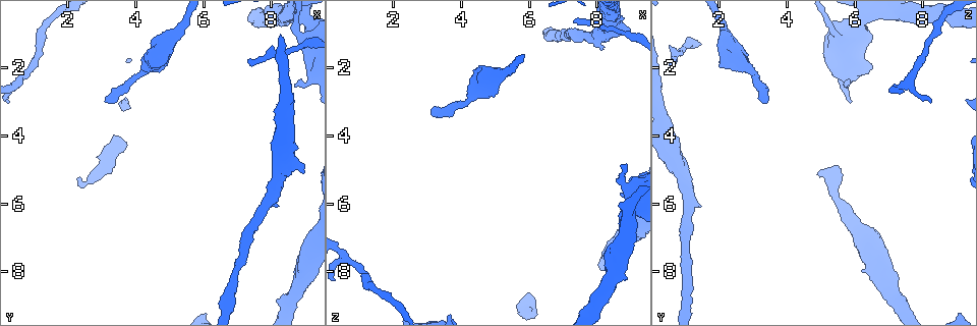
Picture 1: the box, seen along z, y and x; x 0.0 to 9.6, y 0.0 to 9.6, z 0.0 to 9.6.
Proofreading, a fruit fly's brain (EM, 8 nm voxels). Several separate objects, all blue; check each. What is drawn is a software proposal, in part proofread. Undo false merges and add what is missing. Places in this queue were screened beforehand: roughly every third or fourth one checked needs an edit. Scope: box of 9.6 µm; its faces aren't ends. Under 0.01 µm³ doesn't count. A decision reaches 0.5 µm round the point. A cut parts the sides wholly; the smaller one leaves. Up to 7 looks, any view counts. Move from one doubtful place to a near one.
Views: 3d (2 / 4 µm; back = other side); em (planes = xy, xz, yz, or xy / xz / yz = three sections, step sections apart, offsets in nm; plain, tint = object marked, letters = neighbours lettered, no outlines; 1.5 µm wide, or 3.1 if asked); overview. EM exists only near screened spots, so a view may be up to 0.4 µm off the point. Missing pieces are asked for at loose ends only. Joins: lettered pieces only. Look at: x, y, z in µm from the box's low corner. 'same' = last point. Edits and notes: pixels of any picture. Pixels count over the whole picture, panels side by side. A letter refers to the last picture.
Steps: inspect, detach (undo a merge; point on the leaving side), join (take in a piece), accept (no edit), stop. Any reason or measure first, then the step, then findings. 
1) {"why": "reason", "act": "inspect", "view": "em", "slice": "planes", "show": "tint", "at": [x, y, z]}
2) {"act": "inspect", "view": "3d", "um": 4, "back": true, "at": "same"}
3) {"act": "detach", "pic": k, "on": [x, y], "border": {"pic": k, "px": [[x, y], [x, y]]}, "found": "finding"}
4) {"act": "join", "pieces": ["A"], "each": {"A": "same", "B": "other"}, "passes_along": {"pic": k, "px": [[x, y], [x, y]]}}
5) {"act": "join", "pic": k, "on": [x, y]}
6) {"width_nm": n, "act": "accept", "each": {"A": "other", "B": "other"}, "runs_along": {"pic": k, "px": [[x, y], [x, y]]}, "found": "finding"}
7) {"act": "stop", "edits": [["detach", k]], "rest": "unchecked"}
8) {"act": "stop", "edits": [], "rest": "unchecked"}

{"why": "long arm stops here", "act": "inspect", "view": "3d", "um": 2, "at": [7.35, 1.85, 0.60]}

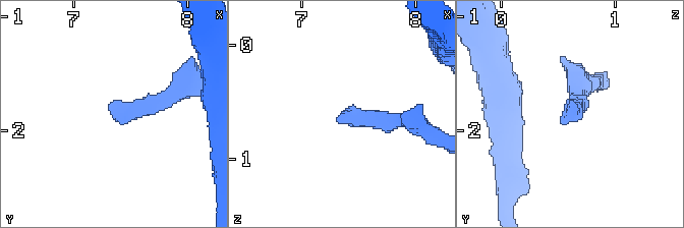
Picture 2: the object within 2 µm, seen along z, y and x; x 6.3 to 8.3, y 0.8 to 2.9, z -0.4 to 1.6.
{"act": "inspect", "view": "em", "slice": "xz", "step": 8, "show": "letters", "at": [7.34, 1.84, 0.62]}

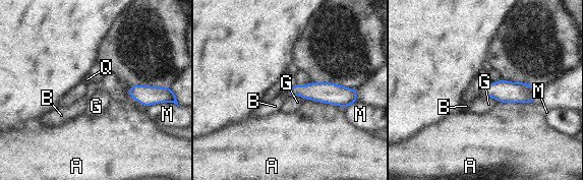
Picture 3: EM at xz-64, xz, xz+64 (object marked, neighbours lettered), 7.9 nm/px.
{"longest_contact_nm": ["A", 320], "act": "join", "pieces": ["B"], "each": {"A": "other", "B": "same", "G": "other", "M": "other", "Q": "other"}, "passes_along": {"pic": 3, "px": [[318, 92], [287, 94], [275, 106]]}, "found": "it goes on there"}

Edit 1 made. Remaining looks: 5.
{"act": "inspect", "view": "overview"}

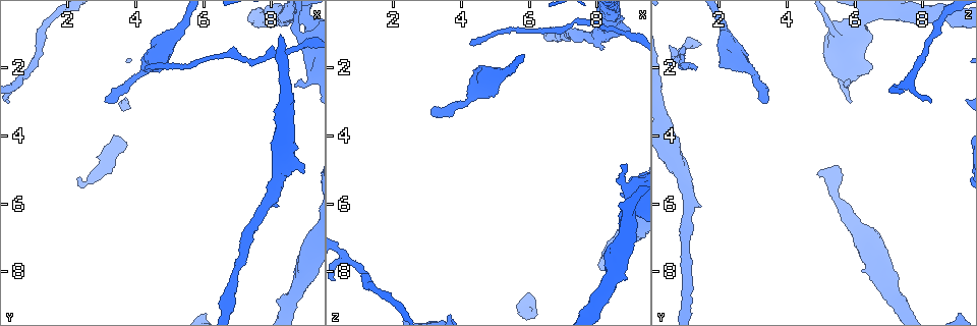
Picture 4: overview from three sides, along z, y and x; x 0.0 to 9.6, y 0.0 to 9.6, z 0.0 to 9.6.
{"why": "branch stops here", "act": "inspect", "view": "em", "slice": "xy", "step": 8, "show": "letters", "at": [4.35, 2.10, 1.35]}

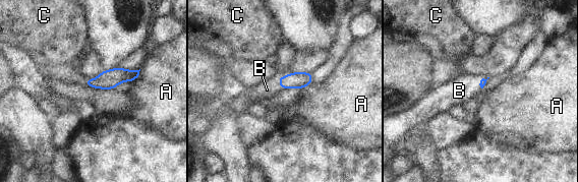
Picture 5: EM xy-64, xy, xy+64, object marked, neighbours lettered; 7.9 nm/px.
{"why": "cut it another way", "act": "inspect", "view": "em", "slice": "xz", "step": 8, "show": "letters", "at": "same"}

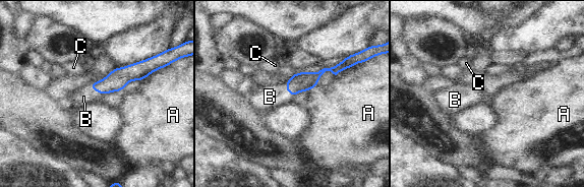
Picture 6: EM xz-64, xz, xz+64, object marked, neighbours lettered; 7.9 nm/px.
{"act": "join", "pieces": ["B"], "each": {"A": "other", "B": "same", "C": "other"}, "found": "it goes on there"}

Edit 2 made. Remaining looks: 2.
{"act": "stop", "edits": [["join", 3], ["join", 6]], "rest": "unchecked"}

